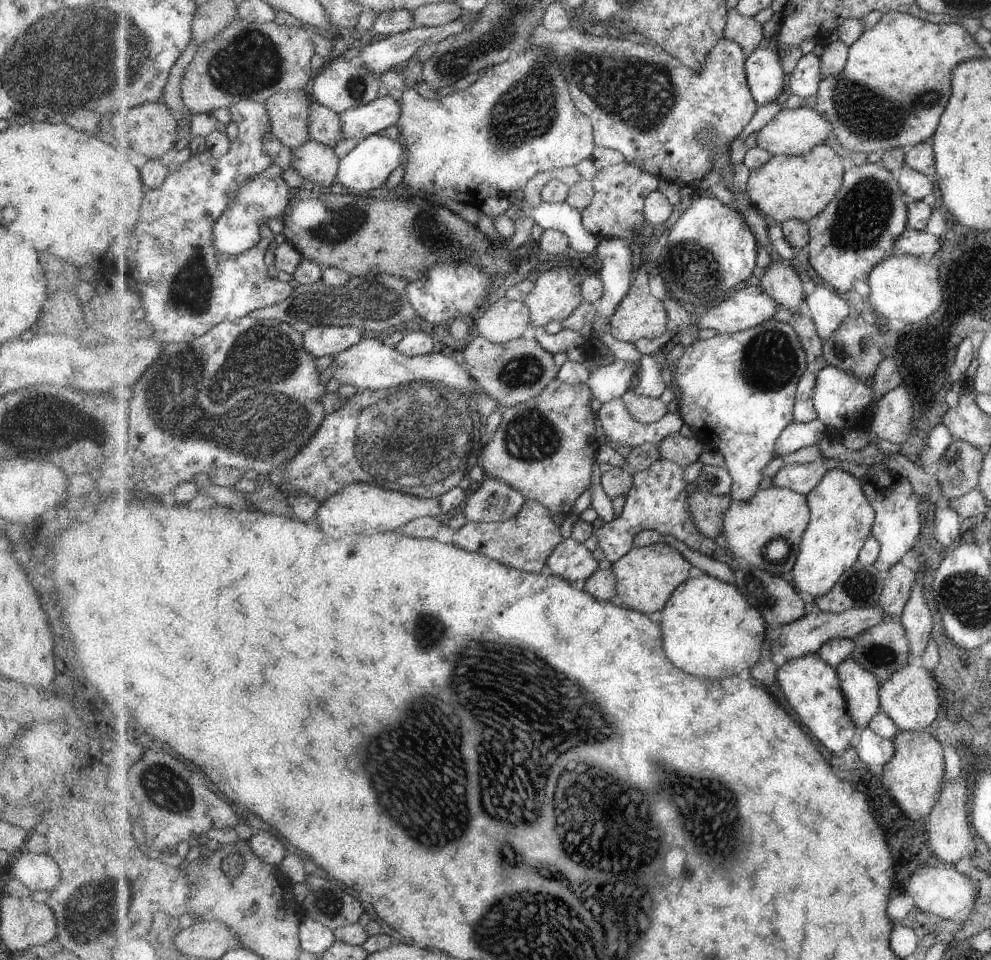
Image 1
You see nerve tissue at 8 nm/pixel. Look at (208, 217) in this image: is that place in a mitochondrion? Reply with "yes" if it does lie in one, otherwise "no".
no

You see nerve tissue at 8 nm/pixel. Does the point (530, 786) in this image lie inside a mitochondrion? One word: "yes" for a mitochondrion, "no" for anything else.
yes

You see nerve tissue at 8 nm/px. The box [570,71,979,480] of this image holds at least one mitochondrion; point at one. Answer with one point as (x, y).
(868, 116)

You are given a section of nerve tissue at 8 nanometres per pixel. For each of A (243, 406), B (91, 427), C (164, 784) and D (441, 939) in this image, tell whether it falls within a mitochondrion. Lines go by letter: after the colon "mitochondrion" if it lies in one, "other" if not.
A: mitochondrion
B: other
C: mitochondrion
D: other

